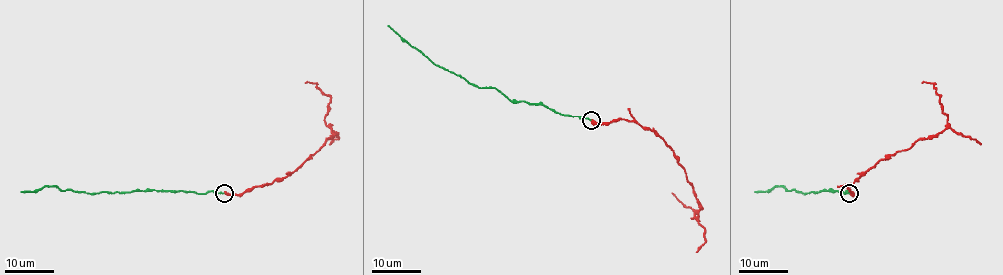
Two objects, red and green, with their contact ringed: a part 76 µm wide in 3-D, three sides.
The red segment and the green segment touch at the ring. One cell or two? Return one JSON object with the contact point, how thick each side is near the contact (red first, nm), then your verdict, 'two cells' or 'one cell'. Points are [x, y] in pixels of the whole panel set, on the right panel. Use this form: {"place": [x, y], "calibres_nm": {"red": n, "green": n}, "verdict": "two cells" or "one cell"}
{"place": [849, 193], "calibres_nm": {"red": 500, "green": 180}, "verdict": "two cells"}

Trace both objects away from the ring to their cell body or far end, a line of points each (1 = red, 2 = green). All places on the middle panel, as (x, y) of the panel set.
1: (591, 120), (609, 124), (627, 119), (654, 131), (684, 169), (697, 216), (691, 219), (697, 211), (672, 193)
2: (590, 120), (562, 115), (541, 104), (511, 101), (495, 88), (475, 87), (432, 63), (388, 25)

